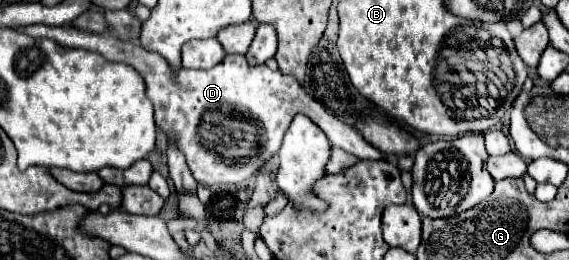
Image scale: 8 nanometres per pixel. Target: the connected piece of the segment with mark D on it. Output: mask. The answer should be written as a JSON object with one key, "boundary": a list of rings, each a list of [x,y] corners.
{"boundary":[[[20,27],[18,31],[30,37],[54,37],[60,45],[82,47],[98,51],[104,59],[126,63],[134,67],[144,83],[146,95],[154,105],[156,125],[162,127],[168,137],[174,137],[186,155],[188,167],[194,179],[202,185],[240,185],[258,173],[262,163],[270,161],[280,149],[282,137],[296,113],[304,113],[326,133],[332,147],[340,147],[358,159],[378,161],[386,155],[372,147],[350,125],[330,115],[318,101],[314,101],[300,83],[280,71],[272,71],[266,65],[250,67],[244,55],[226,55],[222,63],[210,71],[180,69],[178,75],[166,67],[162,55],[142,49],[138,43],[124,43],[114,37],[104,37],[74,27]]]}

